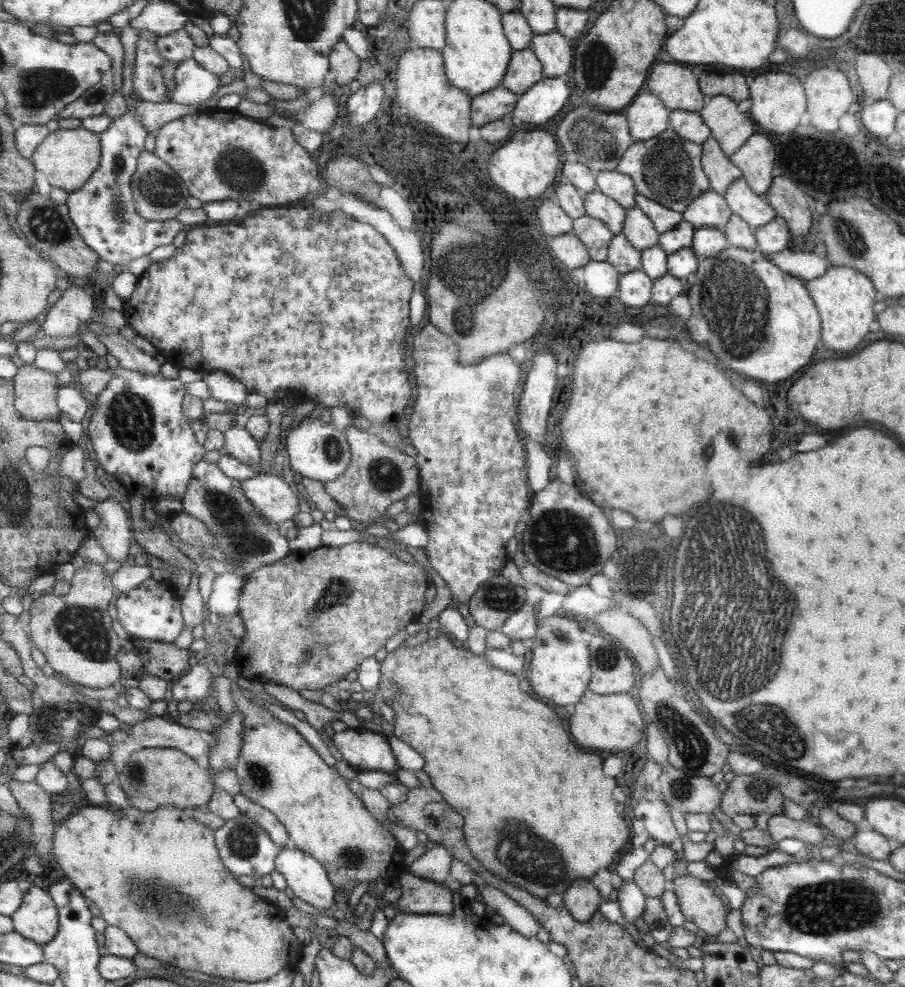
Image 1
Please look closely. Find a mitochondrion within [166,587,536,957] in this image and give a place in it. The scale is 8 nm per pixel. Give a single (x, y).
(243, 842)

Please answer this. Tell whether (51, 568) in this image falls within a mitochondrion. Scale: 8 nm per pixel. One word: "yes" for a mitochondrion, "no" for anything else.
no

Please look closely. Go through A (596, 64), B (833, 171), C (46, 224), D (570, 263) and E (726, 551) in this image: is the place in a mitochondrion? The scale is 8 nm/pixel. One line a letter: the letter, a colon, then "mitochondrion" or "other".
A: mitochondrion
B: other
C: mitochondrion
D: other
E: mitochondrion

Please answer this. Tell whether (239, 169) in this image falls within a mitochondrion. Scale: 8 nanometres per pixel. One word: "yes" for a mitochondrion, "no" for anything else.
yes

